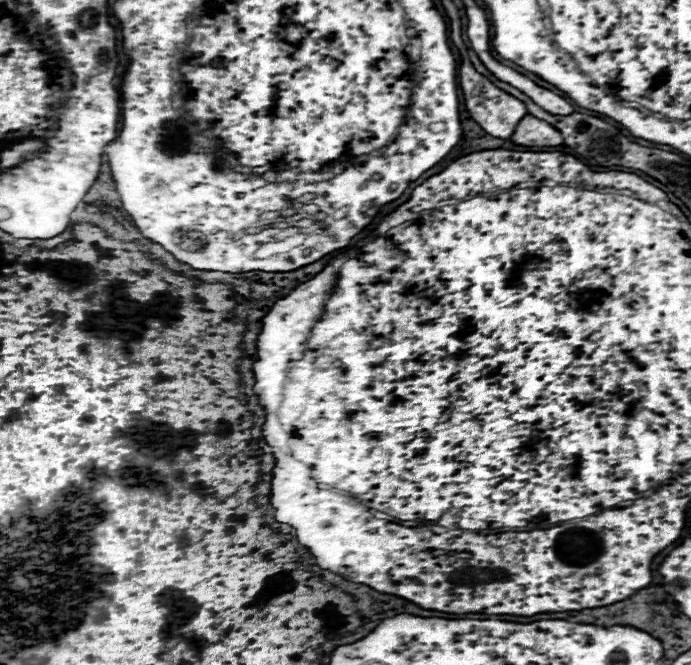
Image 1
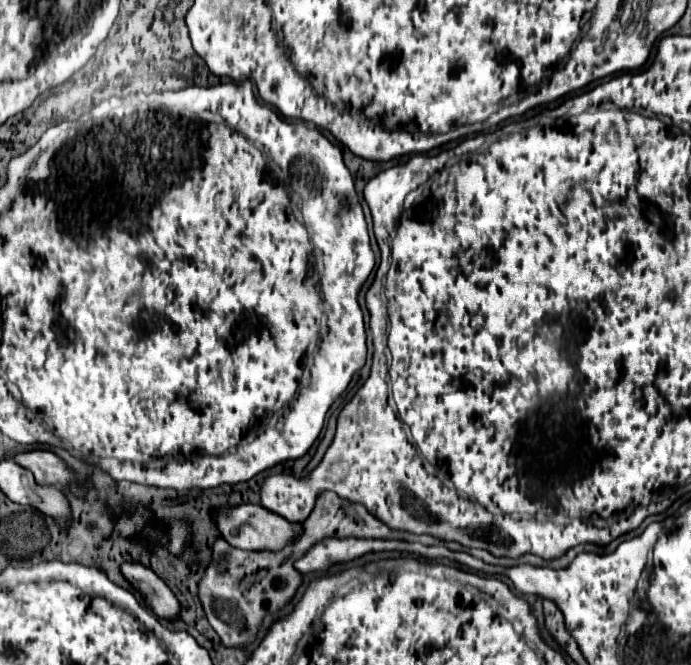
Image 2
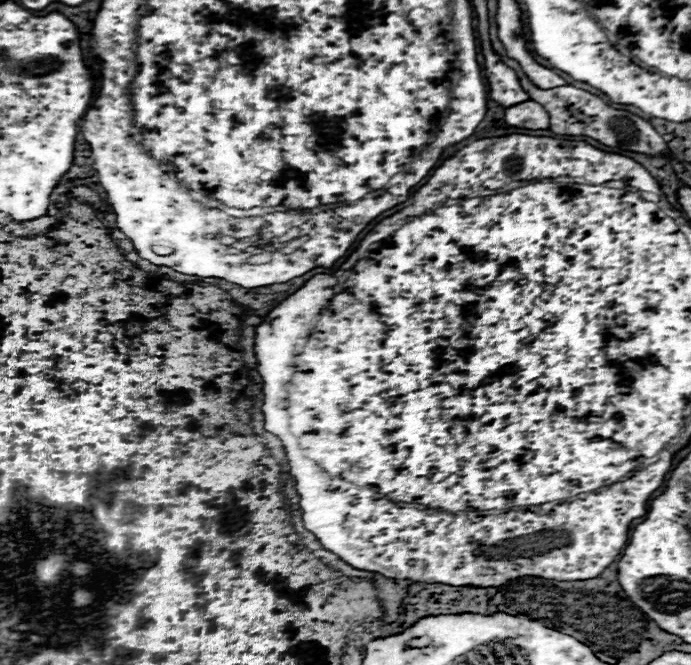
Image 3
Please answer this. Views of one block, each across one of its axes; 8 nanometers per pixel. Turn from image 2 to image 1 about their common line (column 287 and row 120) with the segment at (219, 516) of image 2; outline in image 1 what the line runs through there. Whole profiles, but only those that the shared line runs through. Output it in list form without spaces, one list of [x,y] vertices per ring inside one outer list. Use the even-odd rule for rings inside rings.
[[[526,114],[524,120],[516,126],[516,132],[510,136],[514,144],[522,146],[558,146],[564,142],[562,134],[548,122]]]

